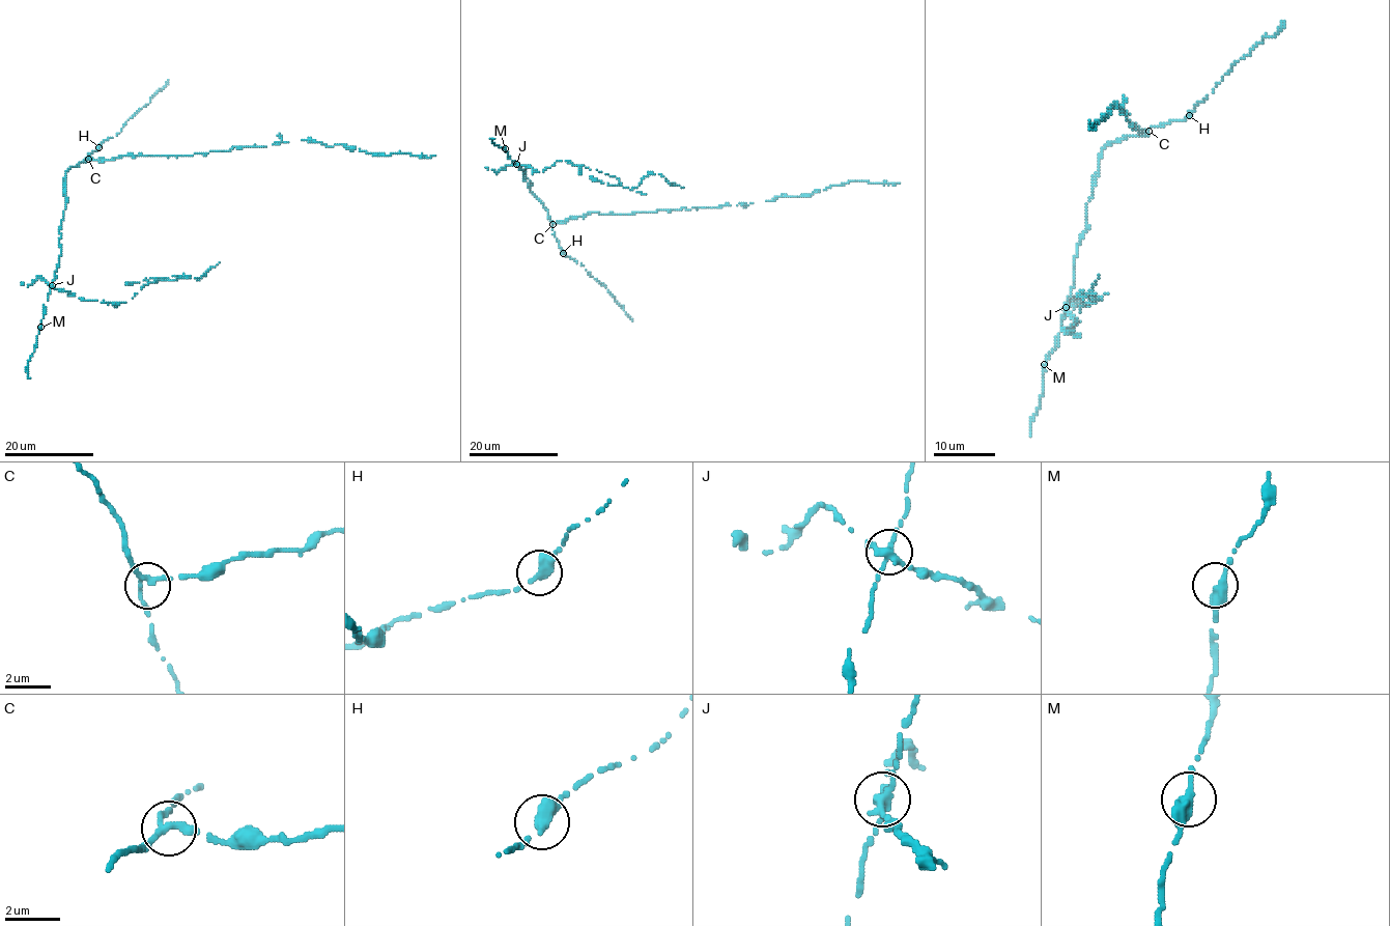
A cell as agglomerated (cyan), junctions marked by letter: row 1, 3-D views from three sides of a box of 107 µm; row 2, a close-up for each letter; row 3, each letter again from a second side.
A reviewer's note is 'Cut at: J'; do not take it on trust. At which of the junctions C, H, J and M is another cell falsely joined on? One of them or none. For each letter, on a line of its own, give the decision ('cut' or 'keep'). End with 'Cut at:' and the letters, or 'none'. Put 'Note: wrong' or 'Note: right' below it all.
C: keep
H: keep
J: cut
M: keep
Cut at: J
Note: right

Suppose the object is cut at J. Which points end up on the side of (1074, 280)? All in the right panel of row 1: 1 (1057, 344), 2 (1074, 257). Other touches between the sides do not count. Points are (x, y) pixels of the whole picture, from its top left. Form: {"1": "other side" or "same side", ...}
{"1": "same side", "2": "same side"}

